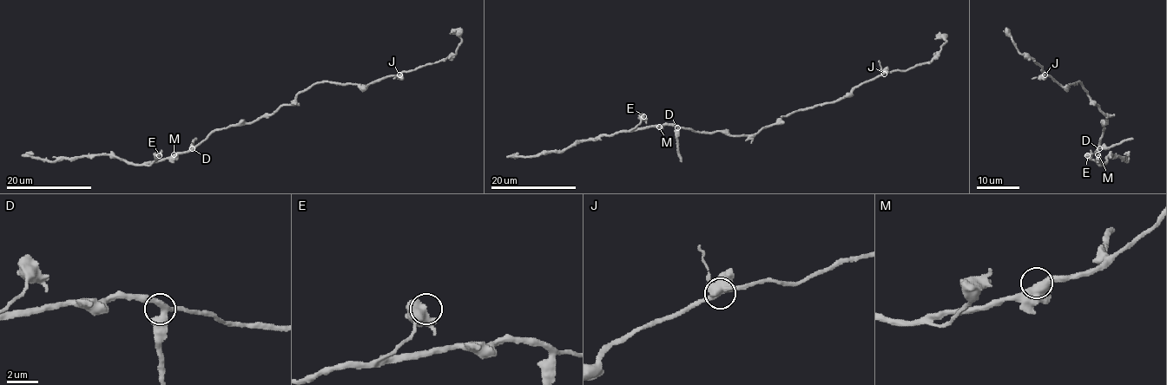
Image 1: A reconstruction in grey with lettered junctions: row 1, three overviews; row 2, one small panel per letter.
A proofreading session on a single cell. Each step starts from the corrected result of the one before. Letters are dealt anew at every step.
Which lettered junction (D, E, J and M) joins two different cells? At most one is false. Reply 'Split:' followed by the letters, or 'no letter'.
Split: no letter

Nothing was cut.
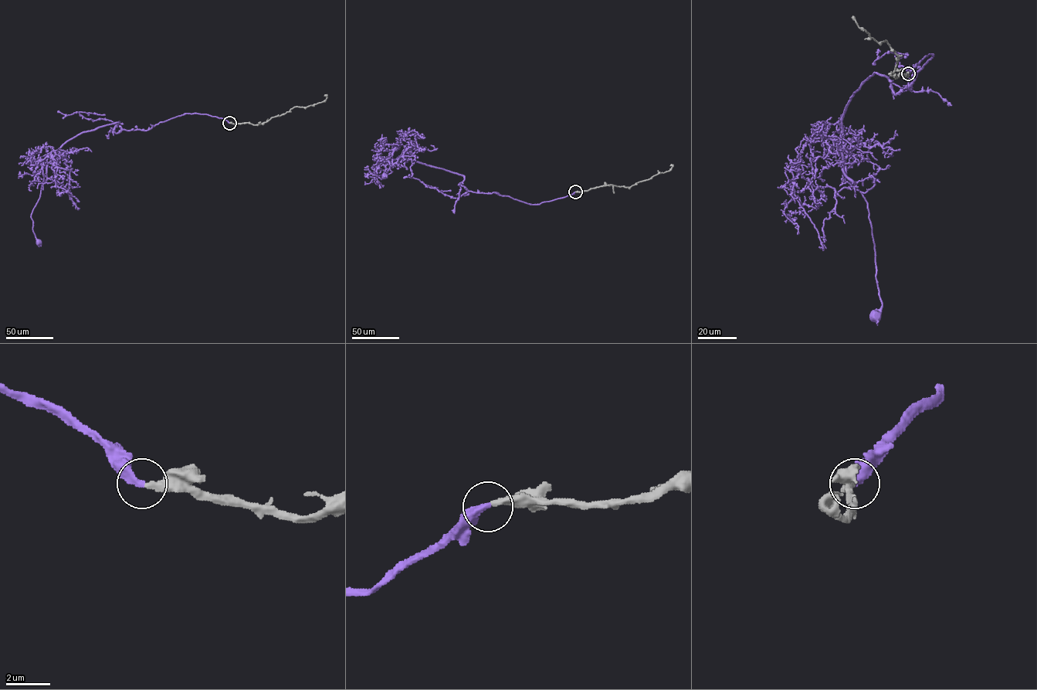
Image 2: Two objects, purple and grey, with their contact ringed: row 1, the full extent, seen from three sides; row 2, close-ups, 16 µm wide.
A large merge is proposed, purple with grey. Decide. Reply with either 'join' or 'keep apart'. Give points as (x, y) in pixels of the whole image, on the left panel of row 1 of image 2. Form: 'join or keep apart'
join

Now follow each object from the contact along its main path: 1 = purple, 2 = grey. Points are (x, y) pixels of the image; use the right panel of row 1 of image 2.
1: (908, 73), (933, 54), (896, 94), (875, 73), (842, 117), (842, 171), (869, 212), (876, 315)
2: (908, 73), (906, 76), (900, 73), (895, 76), (898, 56), (886, 40), (879, 42), (859, 28), (853, 16)

